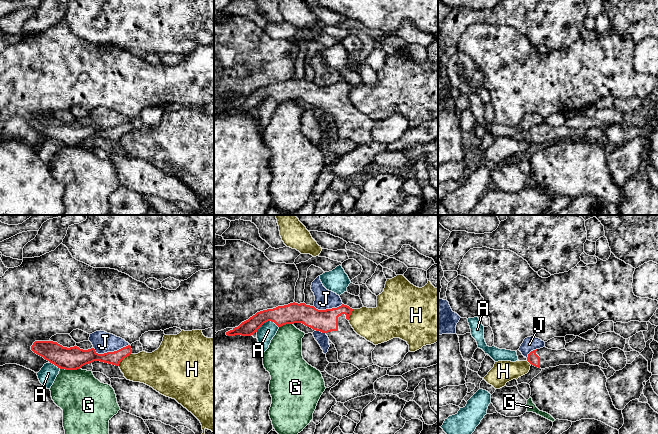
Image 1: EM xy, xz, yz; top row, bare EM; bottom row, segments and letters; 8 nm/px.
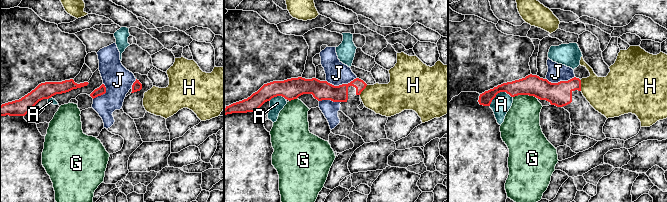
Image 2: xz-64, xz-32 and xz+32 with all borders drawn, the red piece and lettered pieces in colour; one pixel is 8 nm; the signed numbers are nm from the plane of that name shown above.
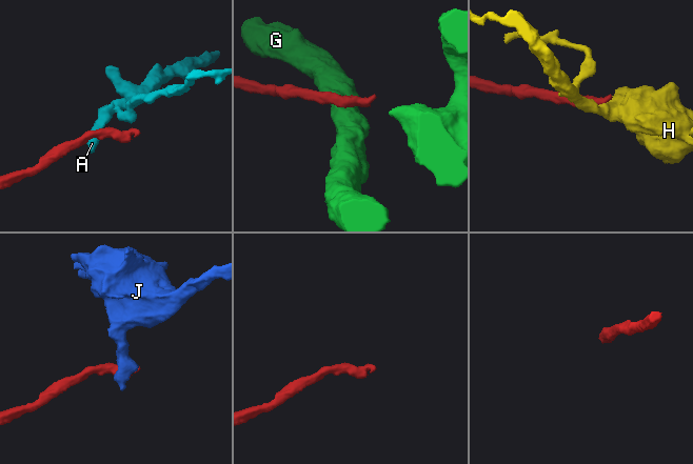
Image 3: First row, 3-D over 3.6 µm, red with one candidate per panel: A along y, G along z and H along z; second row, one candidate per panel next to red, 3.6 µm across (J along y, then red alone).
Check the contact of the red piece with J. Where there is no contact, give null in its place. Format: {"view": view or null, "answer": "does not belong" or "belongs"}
{"view": "xy", "answer": "does not belong"}

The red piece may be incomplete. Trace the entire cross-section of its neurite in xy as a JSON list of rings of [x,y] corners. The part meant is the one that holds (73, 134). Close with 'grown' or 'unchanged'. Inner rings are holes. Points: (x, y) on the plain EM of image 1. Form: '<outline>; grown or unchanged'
[[[35,117],[31,126],[58,144],[65,146],[77,146],[94,137],[119,142],[120,138],[132,129],[130,121],[114,128],[98,130],[94,124],[88,126],[77,122],[67,124],[53,117]]]; unchanged

